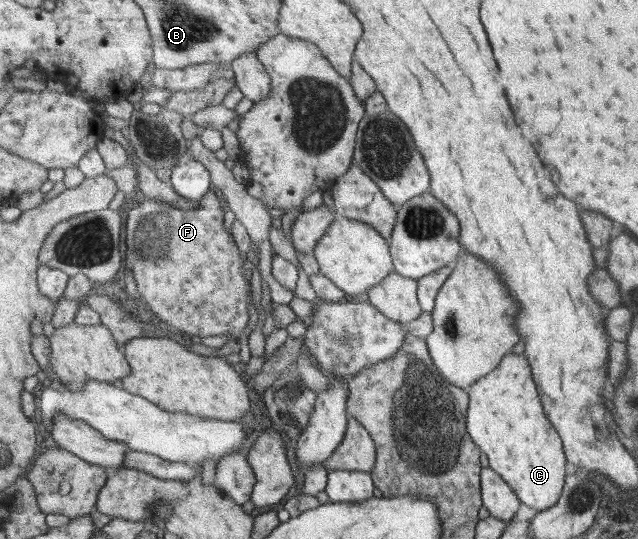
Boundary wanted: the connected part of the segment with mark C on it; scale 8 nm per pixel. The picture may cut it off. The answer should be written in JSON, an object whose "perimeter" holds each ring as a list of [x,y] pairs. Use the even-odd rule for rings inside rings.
{"perimeter":[[[509,353],[499,367],[467,388],[471,396],[467,428],[483,454],[489,456],[489,466],[515,490],[525,511],[532,514],[554,507],[561,499],[568,457],[557,430],[543,410],[531,368],[525,354]]]}

